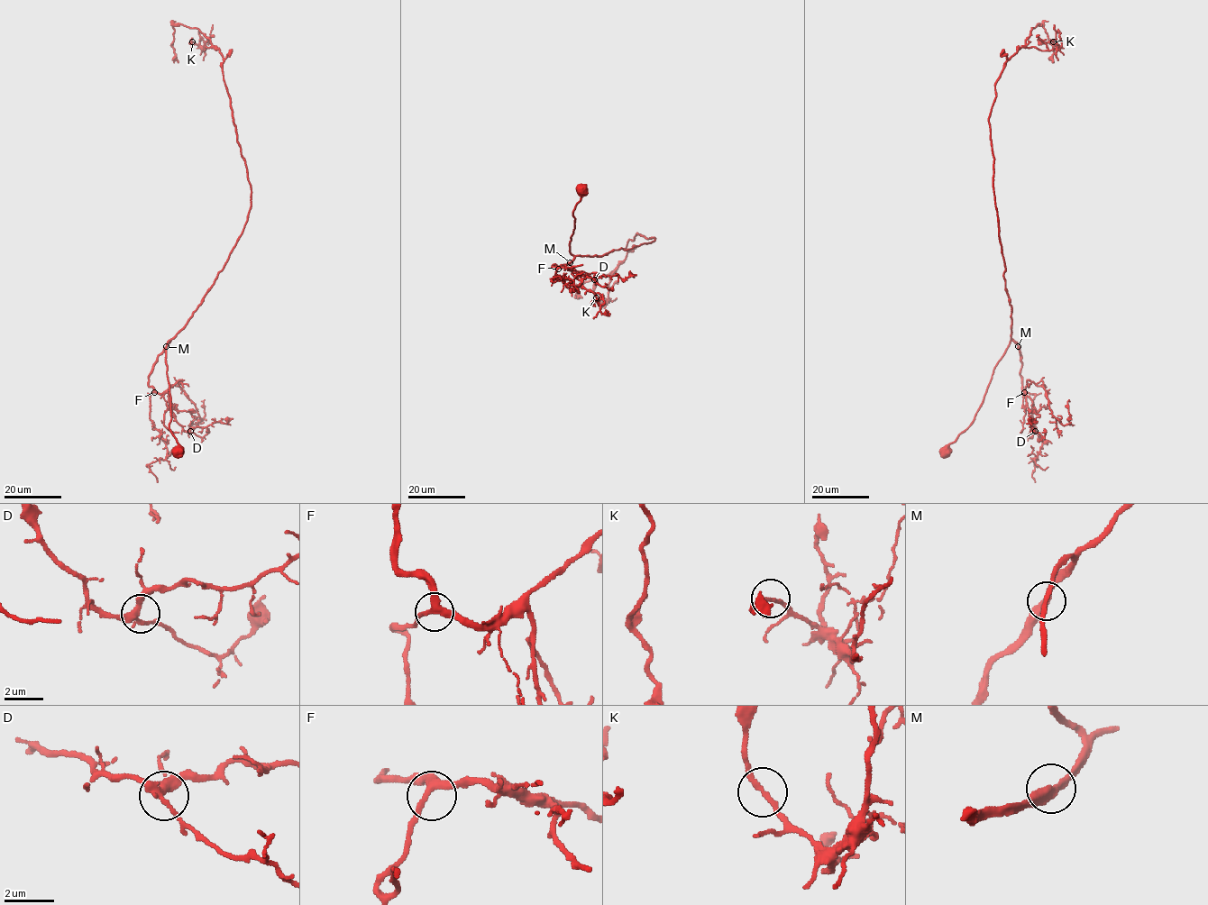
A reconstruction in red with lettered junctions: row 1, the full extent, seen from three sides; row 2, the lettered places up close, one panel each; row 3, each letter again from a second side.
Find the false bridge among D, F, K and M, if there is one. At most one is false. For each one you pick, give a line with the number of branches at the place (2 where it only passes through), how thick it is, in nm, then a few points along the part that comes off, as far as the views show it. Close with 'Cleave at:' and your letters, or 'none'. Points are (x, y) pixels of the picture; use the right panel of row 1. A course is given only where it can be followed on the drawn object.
Cleave at: none

